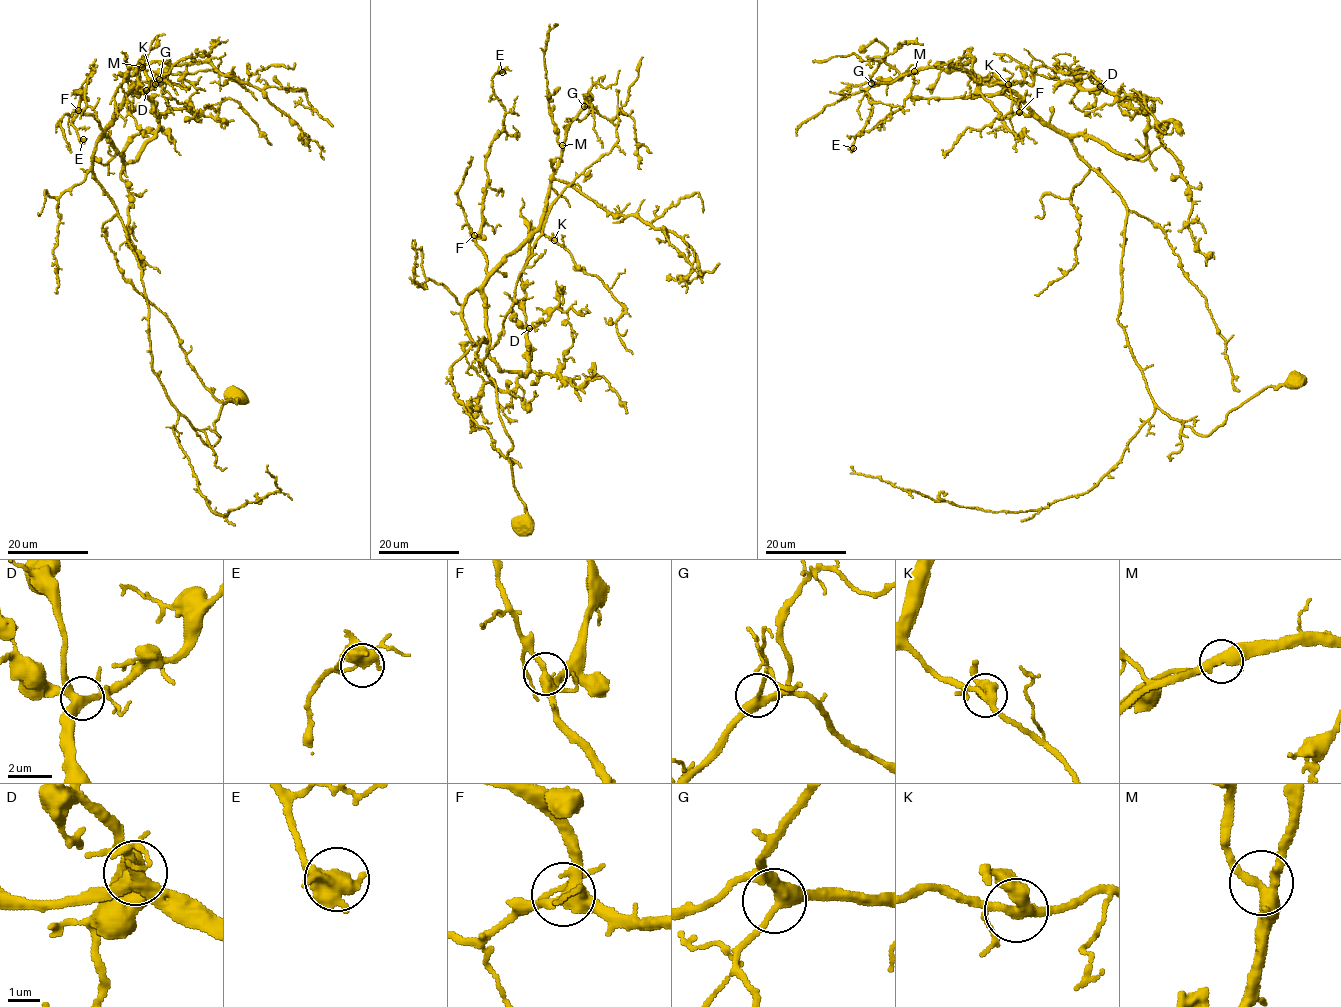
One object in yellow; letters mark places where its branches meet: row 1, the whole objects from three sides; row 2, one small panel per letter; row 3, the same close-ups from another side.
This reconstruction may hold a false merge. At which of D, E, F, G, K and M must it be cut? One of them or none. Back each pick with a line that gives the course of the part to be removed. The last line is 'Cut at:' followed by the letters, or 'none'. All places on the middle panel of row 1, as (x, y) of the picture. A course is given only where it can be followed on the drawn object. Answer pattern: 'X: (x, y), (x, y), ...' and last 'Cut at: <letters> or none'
Cut at: none

